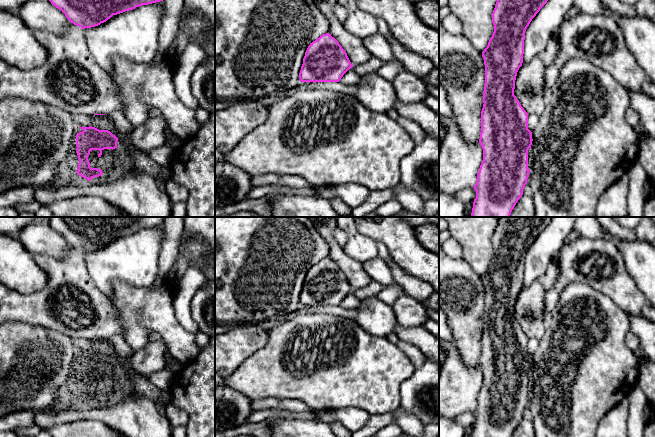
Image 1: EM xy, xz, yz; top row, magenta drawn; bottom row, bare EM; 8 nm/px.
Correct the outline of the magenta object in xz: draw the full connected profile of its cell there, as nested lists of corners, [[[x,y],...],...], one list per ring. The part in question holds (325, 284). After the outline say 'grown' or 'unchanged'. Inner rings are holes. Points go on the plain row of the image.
[[[331,258],[310,267],[299,297],[300,306],[339,306],[352,292],[347,277]]]; unchanged

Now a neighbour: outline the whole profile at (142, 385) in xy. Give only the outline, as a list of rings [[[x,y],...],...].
[[[116,334],[113,335],[110,340],[119,354],[118,364],[127,370],[135,392],[153,400],[158,407],[166,407],[164,402],[166,397],[169,395],[169,392],[167,390],[159,389],[153,385],[146,376],[137,373],[127,364],[126,360],[133,355],[134,349],[128,345],[124,337]]]

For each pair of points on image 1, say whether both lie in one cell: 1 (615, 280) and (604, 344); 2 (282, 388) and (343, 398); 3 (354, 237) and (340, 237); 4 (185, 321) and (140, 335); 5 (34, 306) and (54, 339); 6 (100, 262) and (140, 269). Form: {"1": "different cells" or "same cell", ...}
{"1": "different cells", "2": "same cell", "3": "different cells", "4": "different cells", "5": "different cells", "6": "same cell"}

